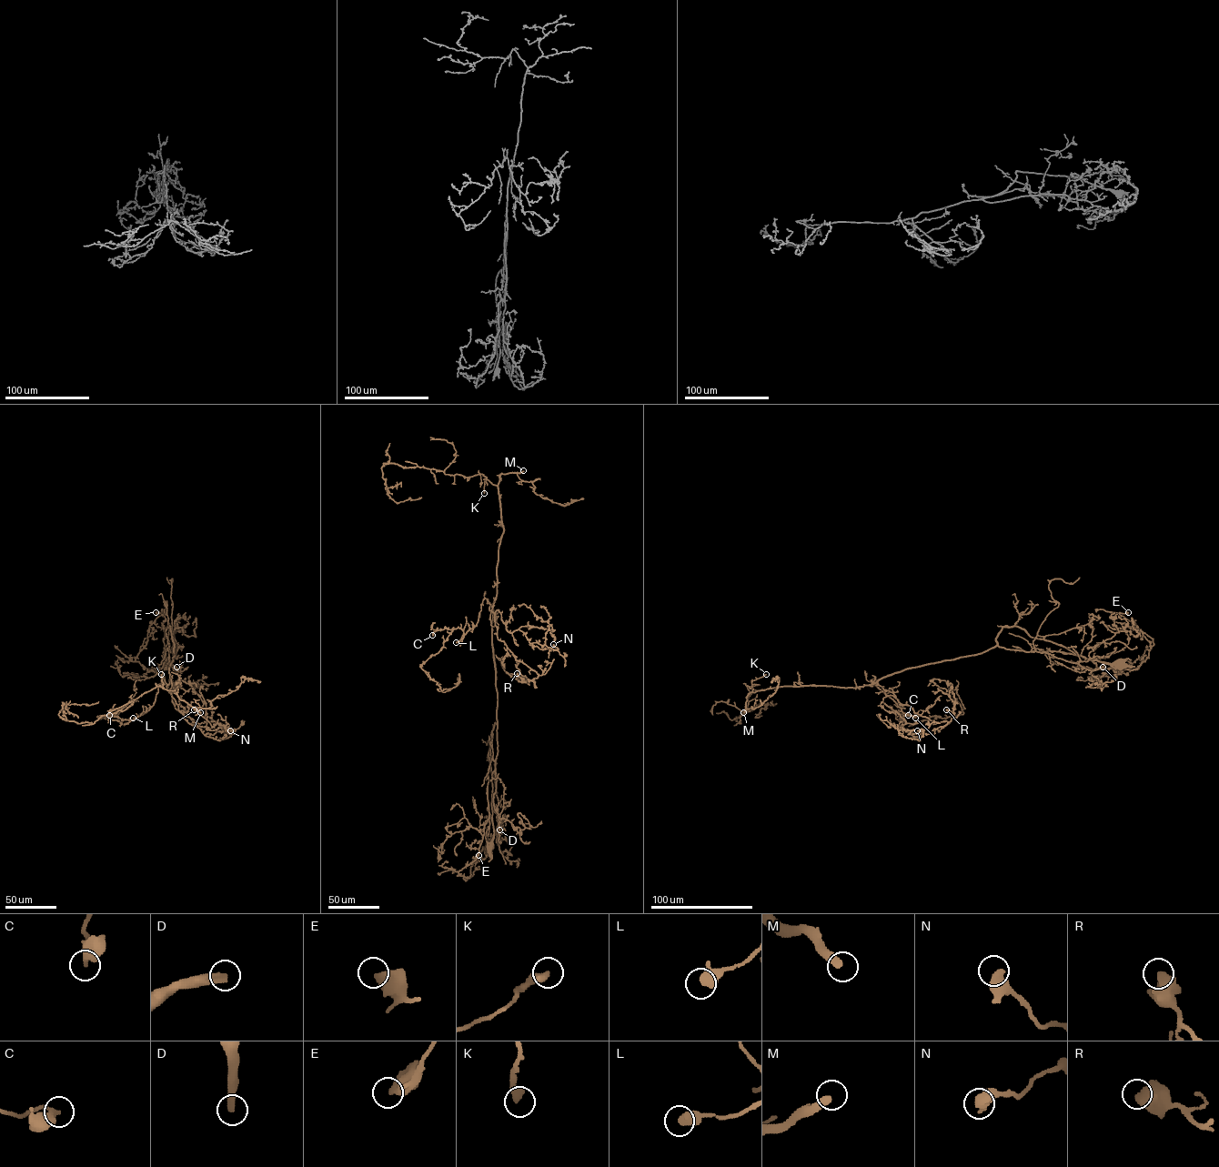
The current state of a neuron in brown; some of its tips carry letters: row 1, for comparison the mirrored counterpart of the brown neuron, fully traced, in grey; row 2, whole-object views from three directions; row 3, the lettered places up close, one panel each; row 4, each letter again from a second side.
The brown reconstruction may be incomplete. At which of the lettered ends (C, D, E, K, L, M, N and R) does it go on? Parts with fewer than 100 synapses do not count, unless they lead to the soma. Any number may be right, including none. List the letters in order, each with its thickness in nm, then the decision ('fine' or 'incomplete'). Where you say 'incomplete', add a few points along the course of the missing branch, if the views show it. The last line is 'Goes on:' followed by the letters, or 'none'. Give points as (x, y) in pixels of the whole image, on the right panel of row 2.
C: 440 nm thick; fine
D: 400 nm thick; incomplete; missing branch runs (1103, 667), (1113, 669), (1126, 668), (1131, 664), (1132, 669), (1119, 672), (1107, 685), (1093, 690), (1070, 687)
E: 500 nm thick; fine
K: 380 nm thick; fine
L: 550 nm thick; fine
M: 360 nm thick; fine
N: 400 nm thick; fine
R: 360 nm thick; fine
Goes on: D

